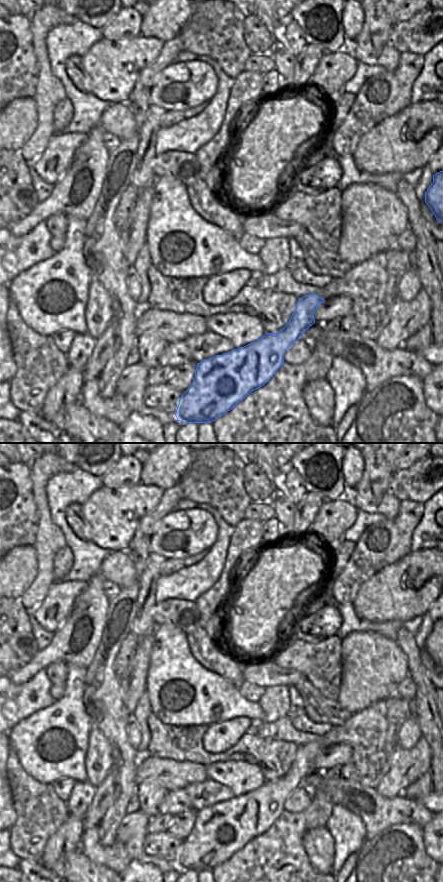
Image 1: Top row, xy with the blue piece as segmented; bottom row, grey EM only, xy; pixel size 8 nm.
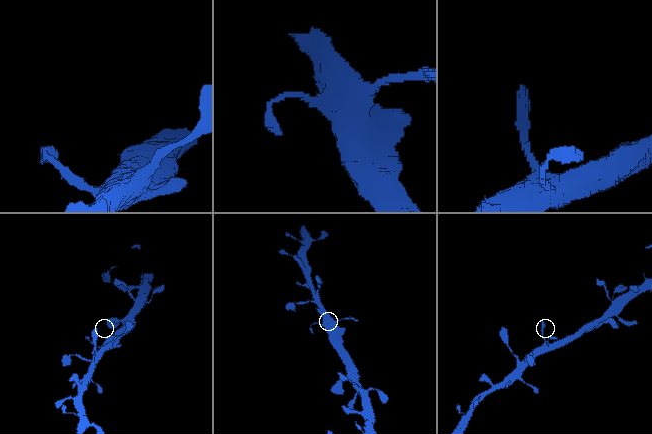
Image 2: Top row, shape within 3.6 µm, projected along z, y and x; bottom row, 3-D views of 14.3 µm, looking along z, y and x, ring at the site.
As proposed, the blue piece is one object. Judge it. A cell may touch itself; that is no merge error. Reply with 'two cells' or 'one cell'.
one cell

